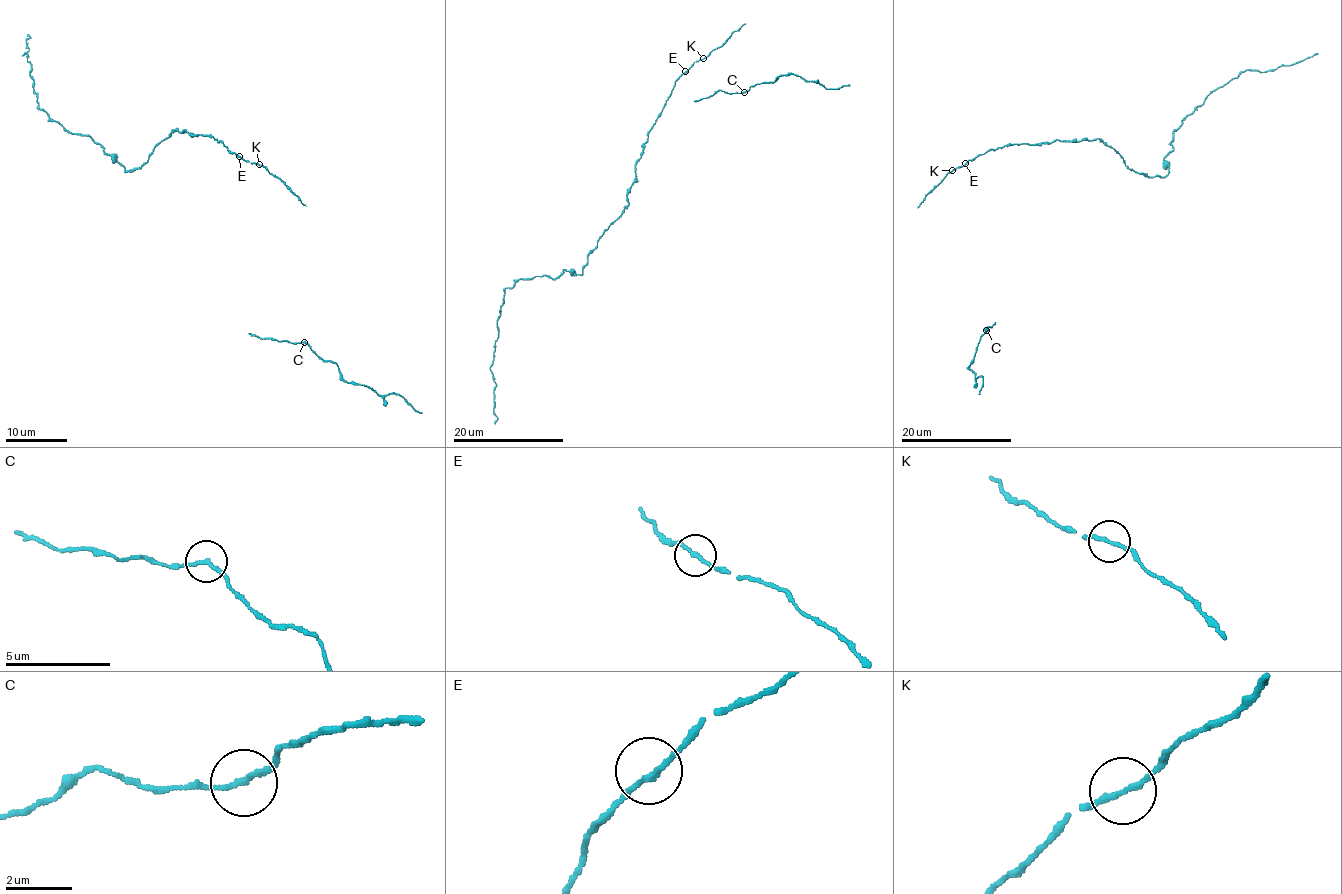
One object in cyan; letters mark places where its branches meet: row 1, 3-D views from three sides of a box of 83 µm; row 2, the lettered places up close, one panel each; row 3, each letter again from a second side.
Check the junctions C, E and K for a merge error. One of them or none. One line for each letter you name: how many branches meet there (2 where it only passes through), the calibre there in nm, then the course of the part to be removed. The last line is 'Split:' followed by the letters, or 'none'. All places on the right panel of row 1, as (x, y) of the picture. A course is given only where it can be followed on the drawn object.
Split: none

